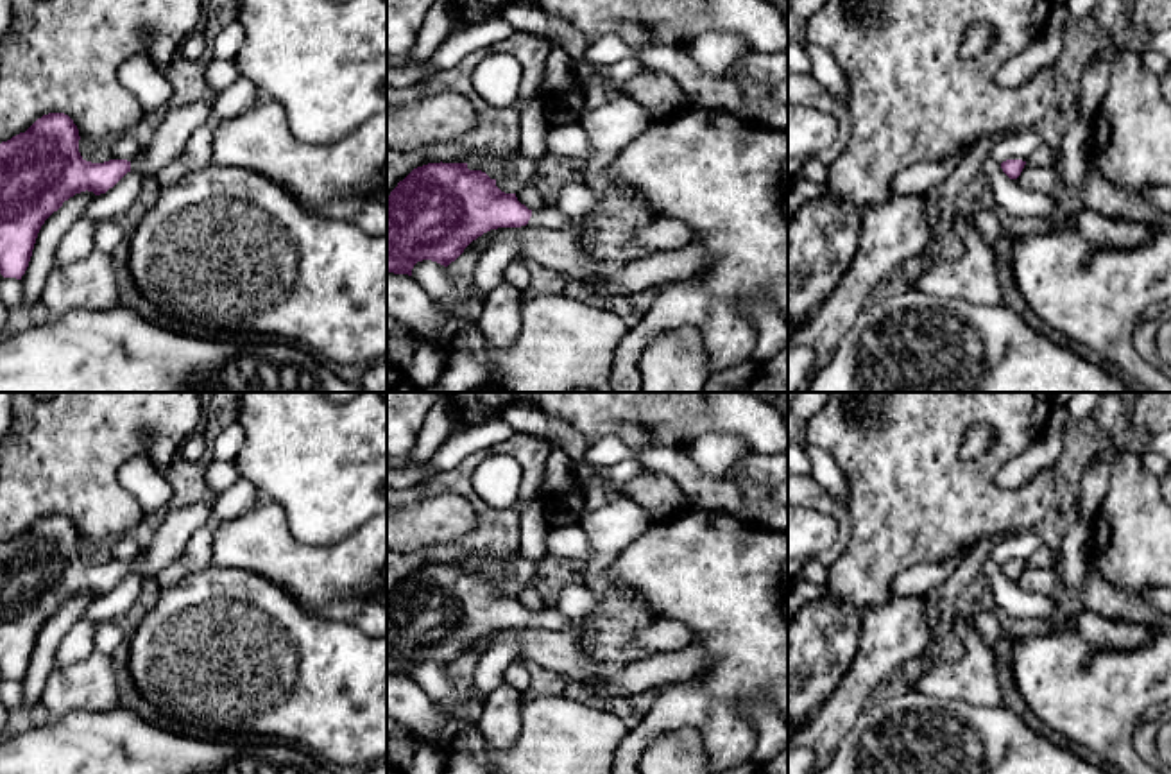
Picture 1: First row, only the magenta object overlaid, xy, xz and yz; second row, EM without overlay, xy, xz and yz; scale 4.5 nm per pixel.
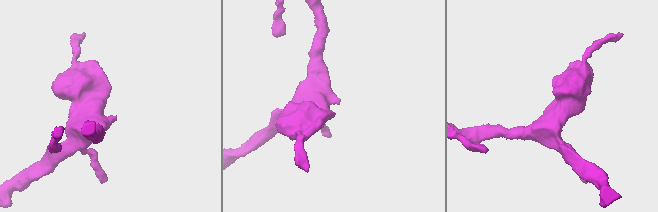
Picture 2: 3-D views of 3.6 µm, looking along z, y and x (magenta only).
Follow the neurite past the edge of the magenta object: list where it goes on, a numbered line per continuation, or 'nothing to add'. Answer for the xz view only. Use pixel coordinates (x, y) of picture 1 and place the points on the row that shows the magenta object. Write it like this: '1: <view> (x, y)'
1: xz (548, 217)

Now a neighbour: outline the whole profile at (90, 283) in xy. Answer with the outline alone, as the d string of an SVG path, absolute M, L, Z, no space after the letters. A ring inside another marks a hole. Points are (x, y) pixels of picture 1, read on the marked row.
M93 249L84 260L56 265L45 280L43 305L50 317L77 308L107 310L120 296L111 254Z

